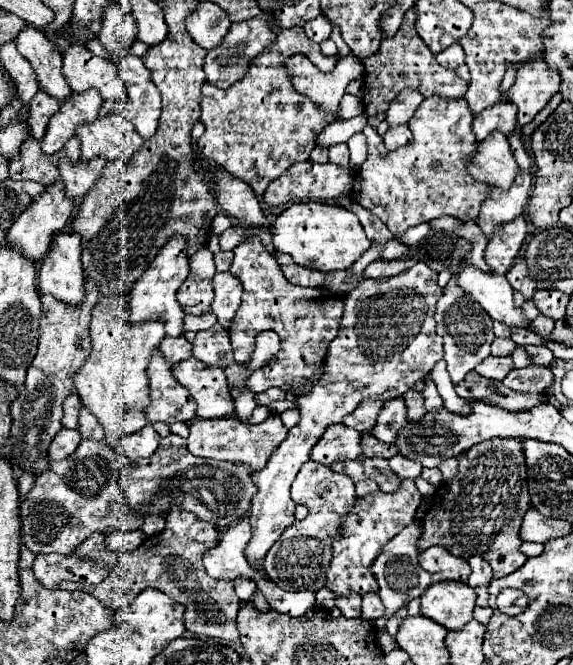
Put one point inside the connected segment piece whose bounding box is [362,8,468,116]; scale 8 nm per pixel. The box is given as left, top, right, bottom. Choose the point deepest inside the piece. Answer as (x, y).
(404, 61)

